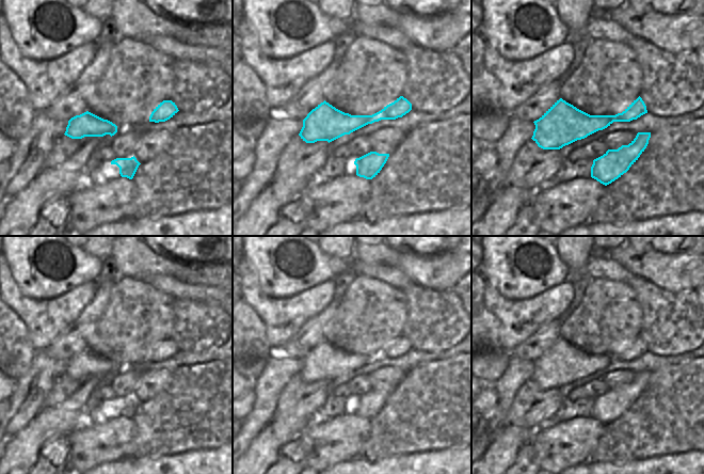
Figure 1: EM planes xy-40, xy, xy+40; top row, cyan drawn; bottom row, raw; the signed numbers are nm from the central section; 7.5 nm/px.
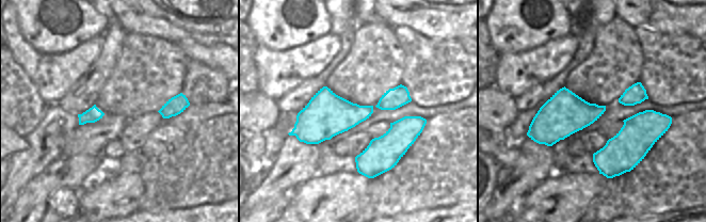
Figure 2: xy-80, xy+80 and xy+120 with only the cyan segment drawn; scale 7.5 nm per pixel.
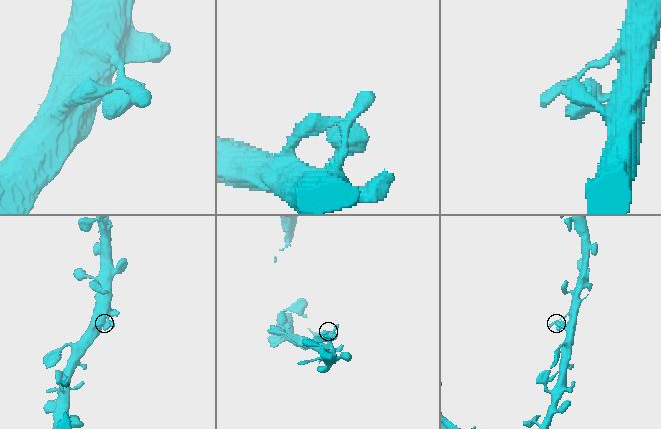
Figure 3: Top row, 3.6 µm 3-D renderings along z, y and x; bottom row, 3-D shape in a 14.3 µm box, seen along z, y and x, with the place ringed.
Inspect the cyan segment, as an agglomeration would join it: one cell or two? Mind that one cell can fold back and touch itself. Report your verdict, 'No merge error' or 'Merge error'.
No merge error

